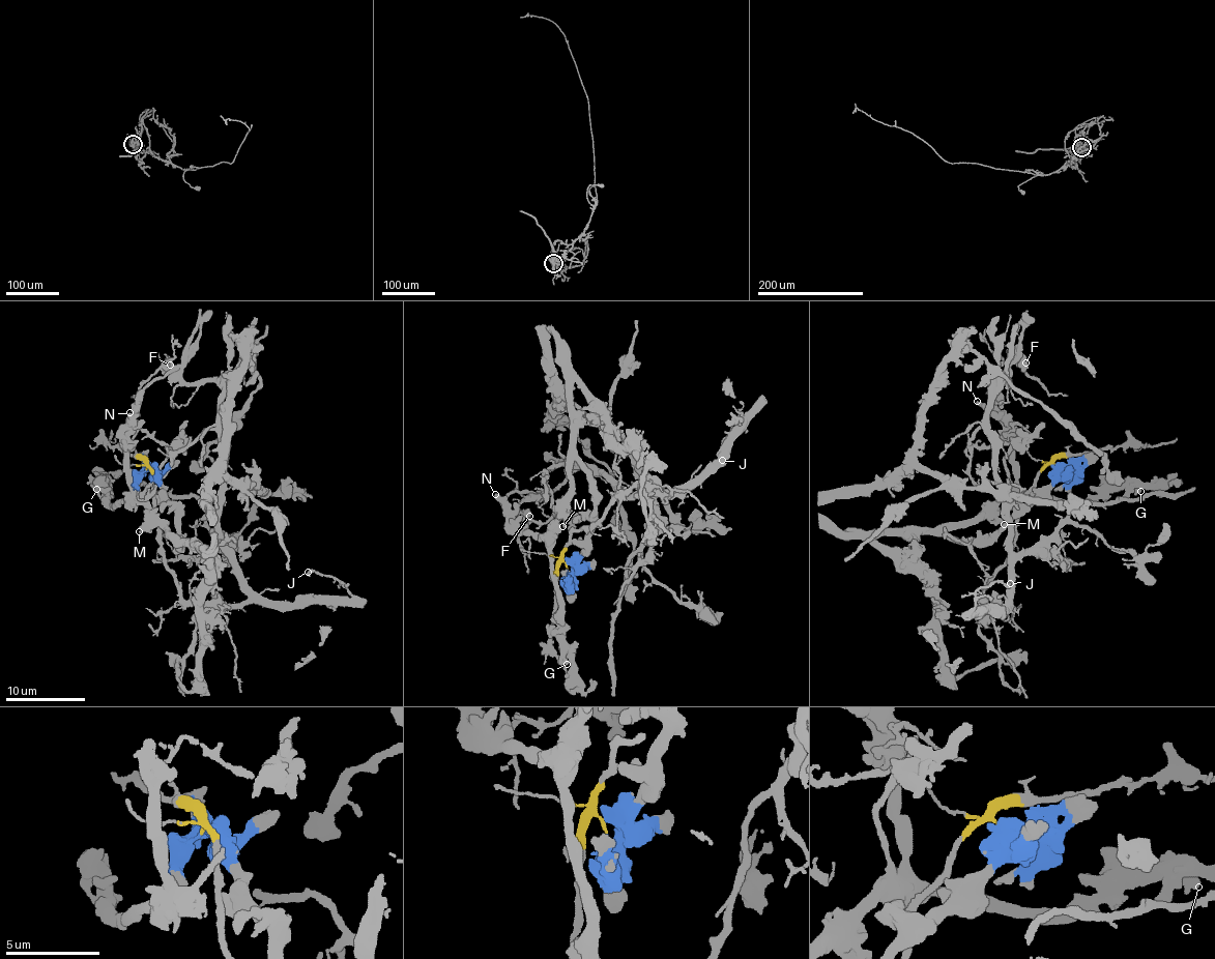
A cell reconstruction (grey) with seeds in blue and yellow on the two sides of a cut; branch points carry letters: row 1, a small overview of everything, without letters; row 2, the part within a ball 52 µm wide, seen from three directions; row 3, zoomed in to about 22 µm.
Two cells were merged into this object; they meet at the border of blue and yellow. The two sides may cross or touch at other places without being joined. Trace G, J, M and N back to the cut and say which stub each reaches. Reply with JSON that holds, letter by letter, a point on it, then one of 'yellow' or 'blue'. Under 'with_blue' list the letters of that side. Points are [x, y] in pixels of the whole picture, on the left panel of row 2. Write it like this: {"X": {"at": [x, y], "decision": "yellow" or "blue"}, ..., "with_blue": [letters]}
{"G": {"at": [96, 489], "decision": "blue"}, "J": {"at": [308, 572], "decision": "yellow"}, "M": {"at": [139, 531], "decision": "blue"}, "N": {"at": [129, 412], "decision": "blue"}, "with_blue": ["G", "M", "N"]}

